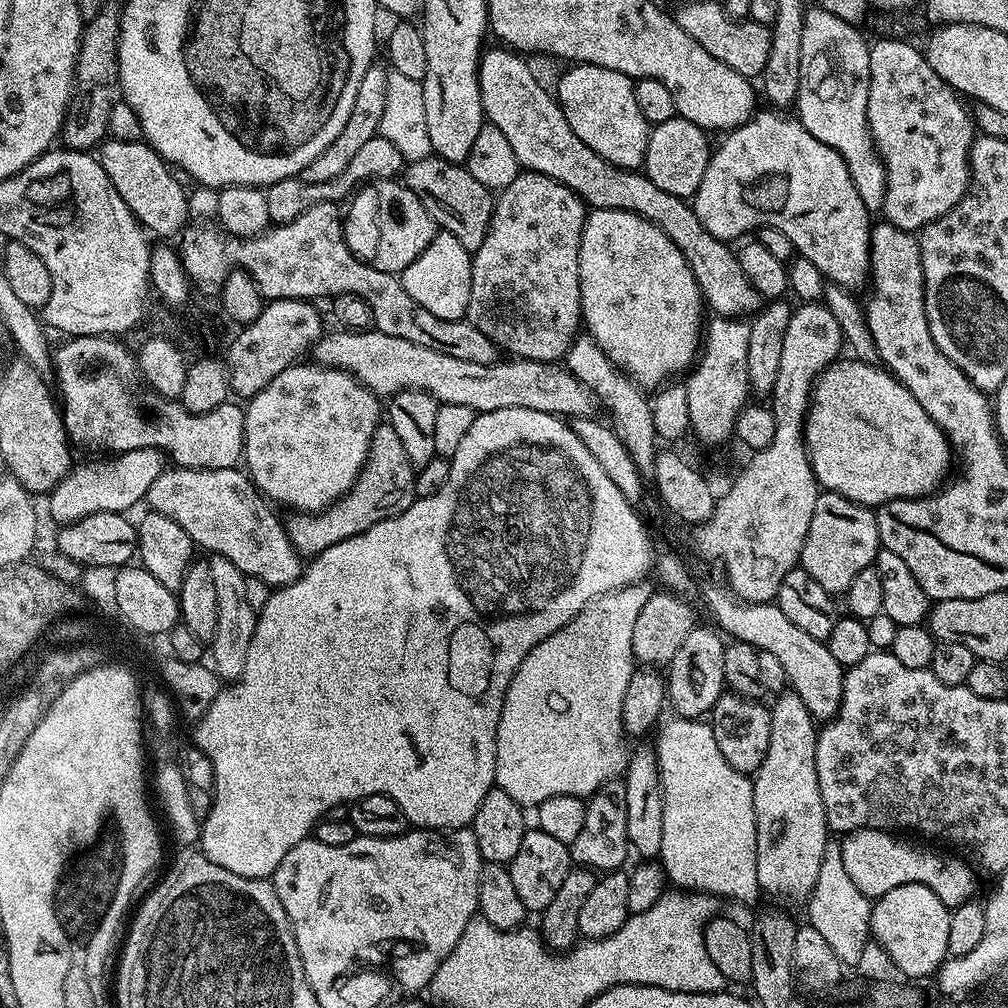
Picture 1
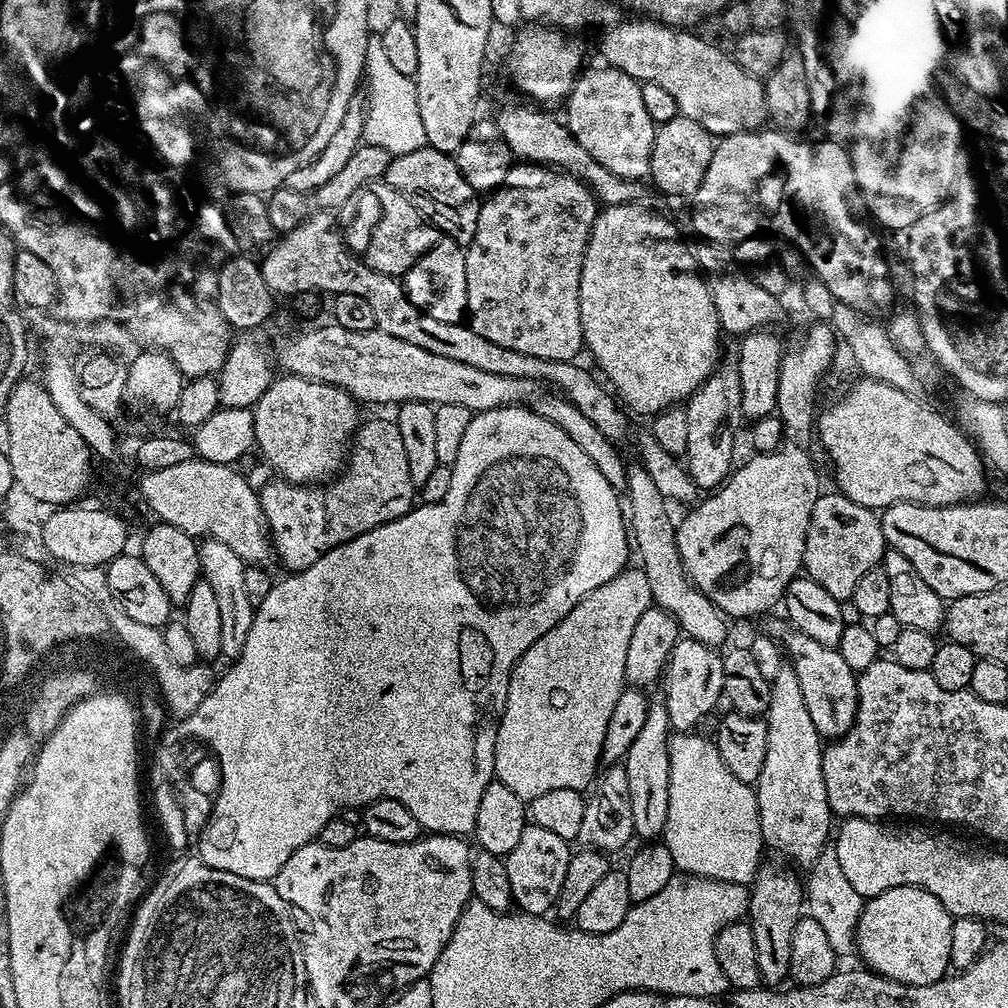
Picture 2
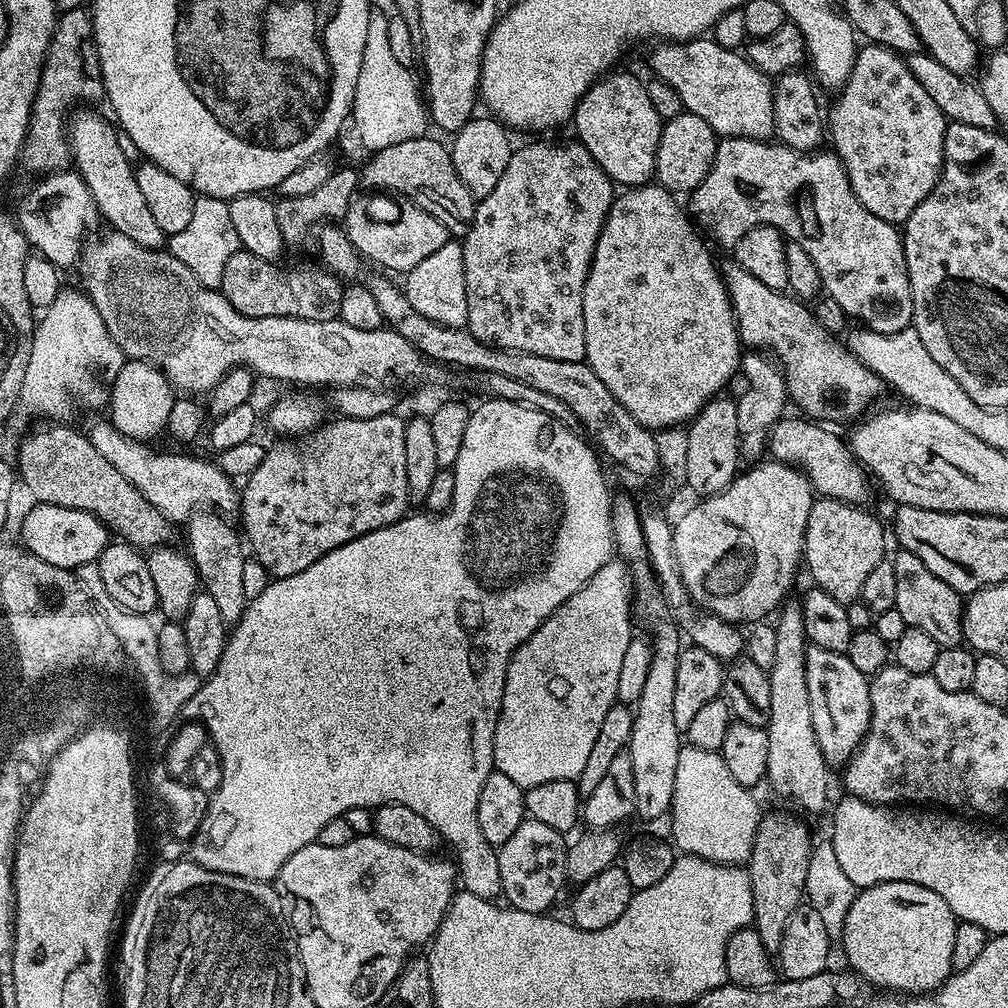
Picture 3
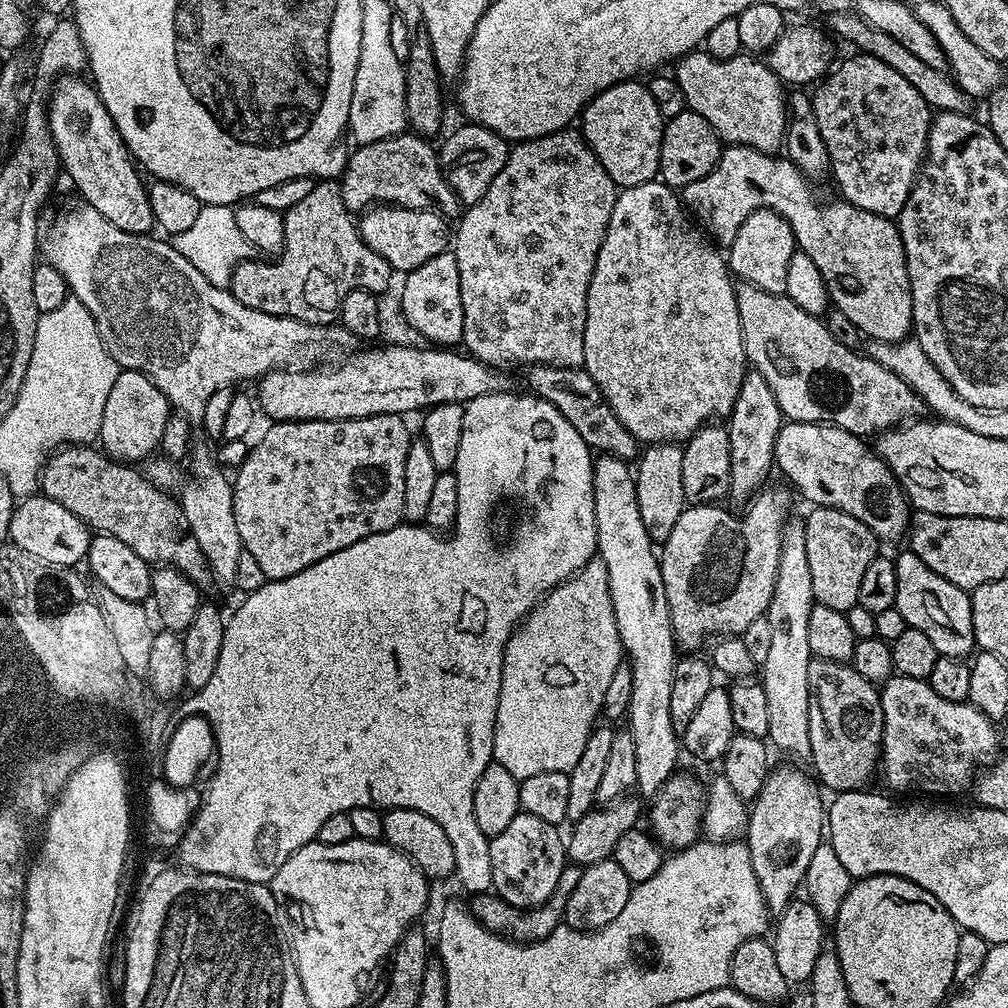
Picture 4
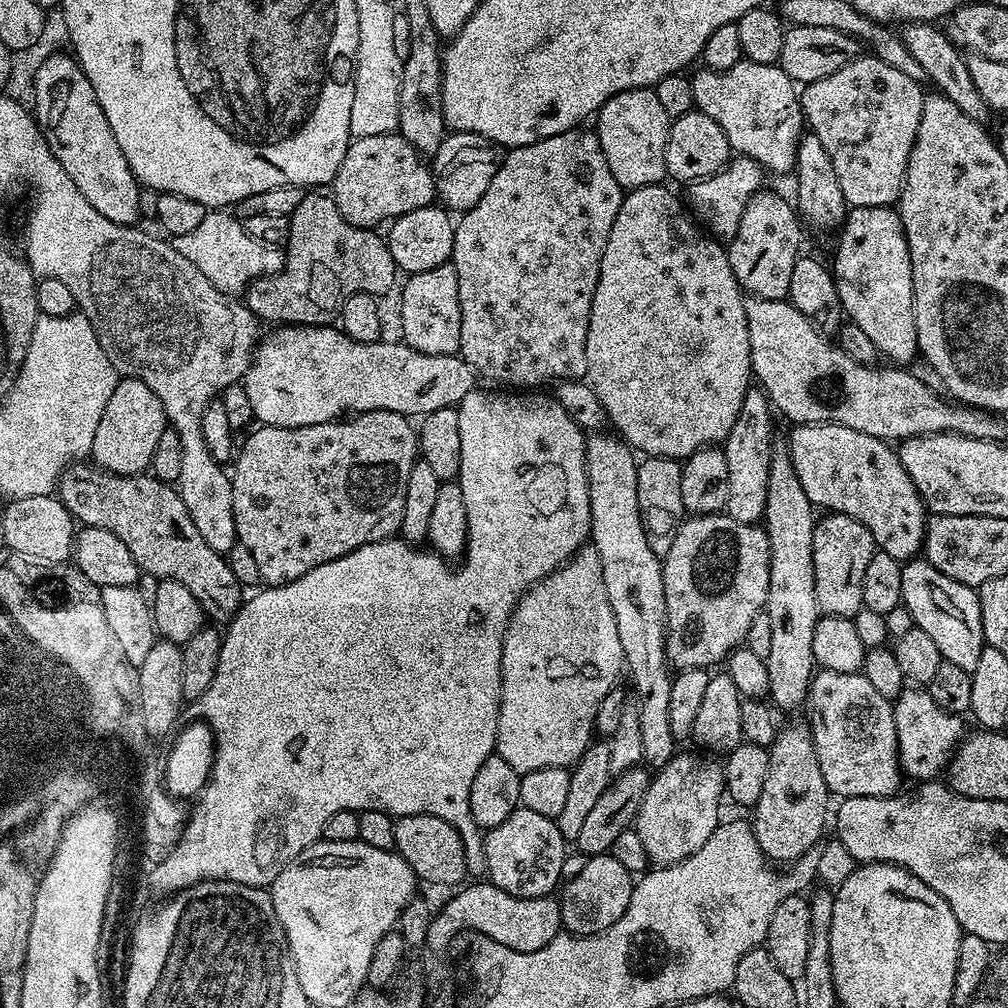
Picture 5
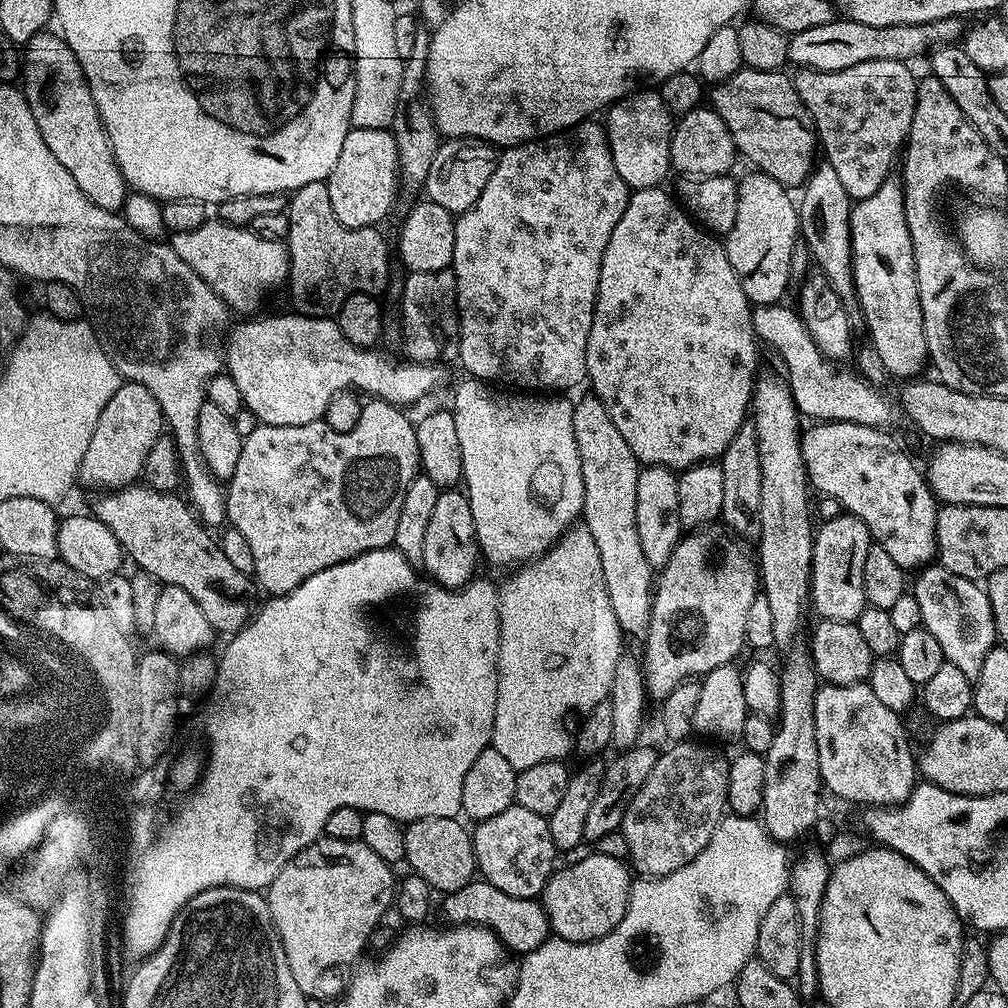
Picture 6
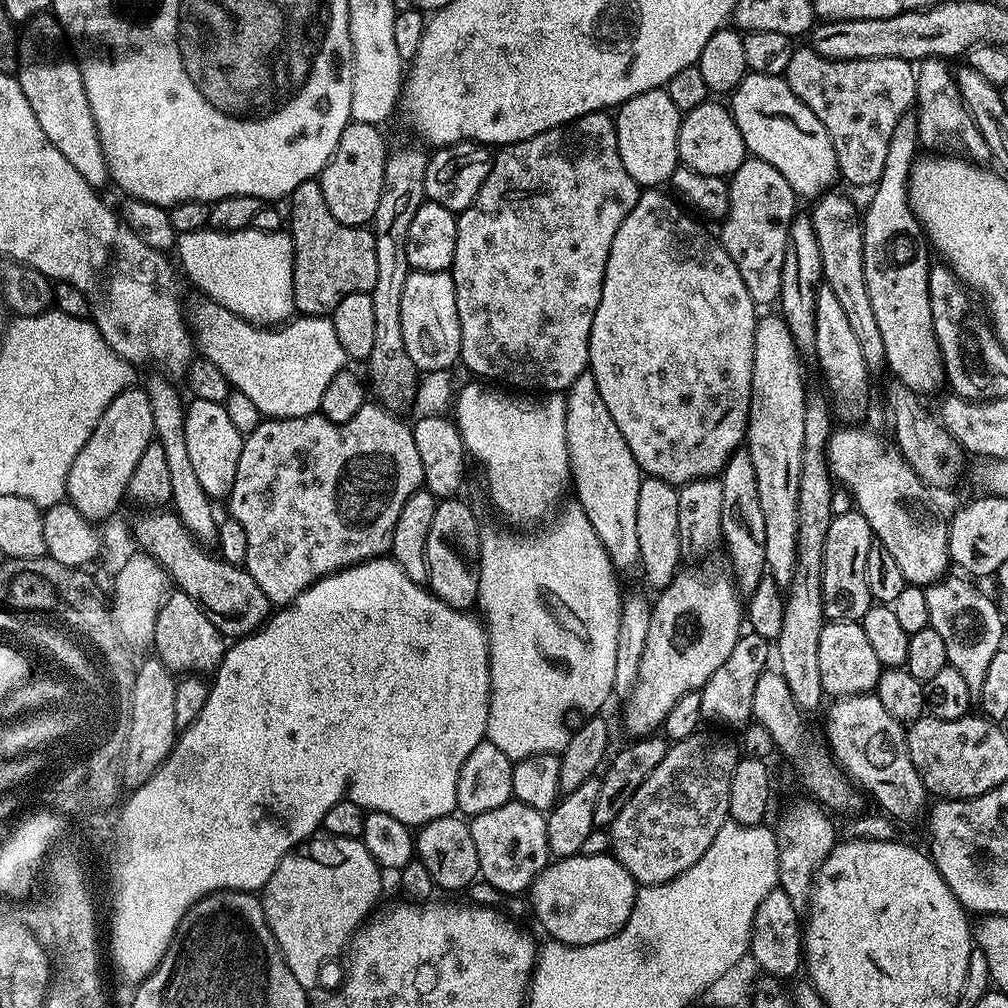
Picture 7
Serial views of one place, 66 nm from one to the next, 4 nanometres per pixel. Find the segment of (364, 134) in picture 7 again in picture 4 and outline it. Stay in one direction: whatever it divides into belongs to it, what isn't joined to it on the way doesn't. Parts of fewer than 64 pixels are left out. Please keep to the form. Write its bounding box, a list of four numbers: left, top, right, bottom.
[338,134,458,214]

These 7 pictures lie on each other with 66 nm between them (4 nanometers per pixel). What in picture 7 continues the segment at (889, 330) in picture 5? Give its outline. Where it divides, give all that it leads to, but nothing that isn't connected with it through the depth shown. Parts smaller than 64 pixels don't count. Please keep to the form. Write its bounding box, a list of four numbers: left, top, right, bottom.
[863,110,945,394]

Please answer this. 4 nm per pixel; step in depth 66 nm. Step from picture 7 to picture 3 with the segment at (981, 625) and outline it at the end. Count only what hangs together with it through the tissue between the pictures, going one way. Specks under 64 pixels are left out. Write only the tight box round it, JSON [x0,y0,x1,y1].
[894,550,964,648]

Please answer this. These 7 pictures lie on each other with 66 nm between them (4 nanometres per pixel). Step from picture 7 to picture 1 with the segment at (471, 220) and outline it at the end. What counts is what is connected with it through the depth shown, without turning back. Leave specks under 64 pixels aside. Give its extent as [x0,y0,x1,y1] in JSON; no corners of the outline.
[467,171,586,366]

